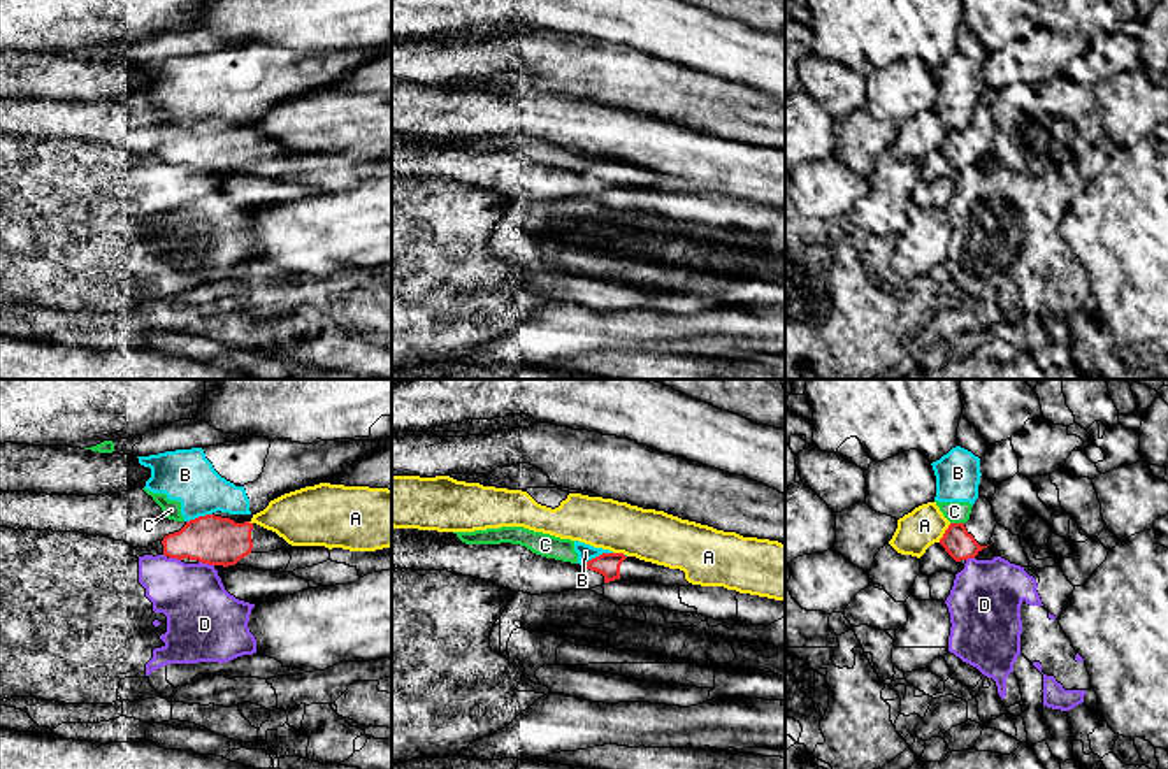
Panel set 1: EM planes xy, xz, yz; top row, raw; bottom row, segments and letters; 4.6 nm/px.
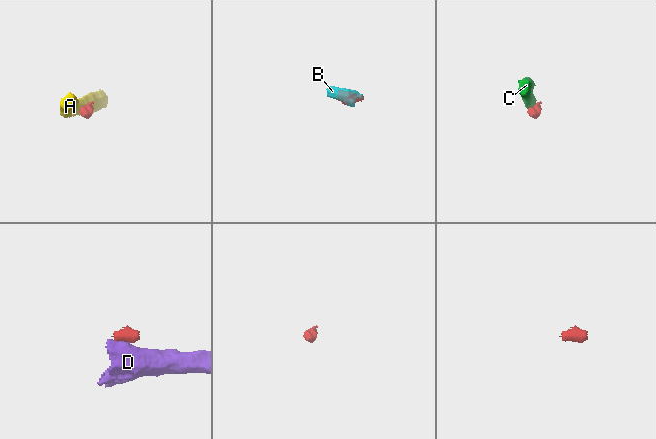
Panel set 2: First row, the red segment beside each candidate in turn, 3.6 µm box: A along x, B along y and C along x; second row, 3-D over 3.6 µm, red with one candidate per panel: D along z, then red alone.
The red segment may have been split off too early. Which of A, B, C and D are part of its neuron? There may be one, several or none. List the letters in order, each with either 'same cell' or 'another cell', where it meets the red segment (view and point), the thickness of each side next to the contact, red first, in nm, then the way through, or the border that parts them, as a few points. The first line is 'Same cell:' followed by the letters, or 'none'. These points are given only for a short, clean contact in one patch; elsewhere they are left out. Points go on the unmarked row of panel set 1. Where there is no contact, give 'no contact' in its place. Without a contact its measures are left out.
Same cell: none
A: another cell | yz (945, 139) | 140/180 nm | along yz (951, 130), (938, 148)
B: another cell | xz (596, 164) | 110/80 nm | along xz (612, 158), (603, 158), (580, 171)
C: another cell | yz (958, 130) | 140/100 nm | along yz (951, 129), (963, 130)
D: another cell | xy (206, 169) | 220/320 nm | along xy (199, 167), (213, 172)

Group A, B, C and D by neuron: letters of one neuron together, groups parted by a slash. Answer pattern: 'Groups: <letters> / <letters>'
Groups: A / B C / D

